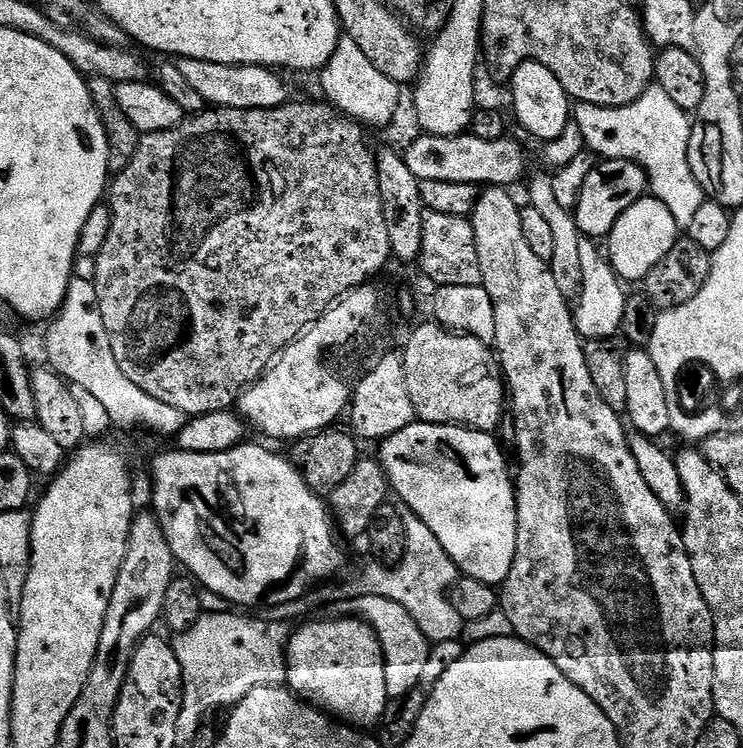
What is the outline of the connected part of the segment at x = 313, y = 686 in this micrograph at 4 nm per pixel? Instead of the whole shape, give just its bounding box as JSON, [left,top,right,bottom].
[287,618,390,730]

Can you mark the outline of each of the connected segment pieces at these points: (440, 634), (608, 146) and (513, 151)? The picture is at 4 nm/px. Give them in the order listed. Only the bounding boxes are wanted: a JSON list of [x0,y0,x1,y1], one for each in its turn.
[[258,505,464,644],[574,86,706,226],[402,134,524,186]]

